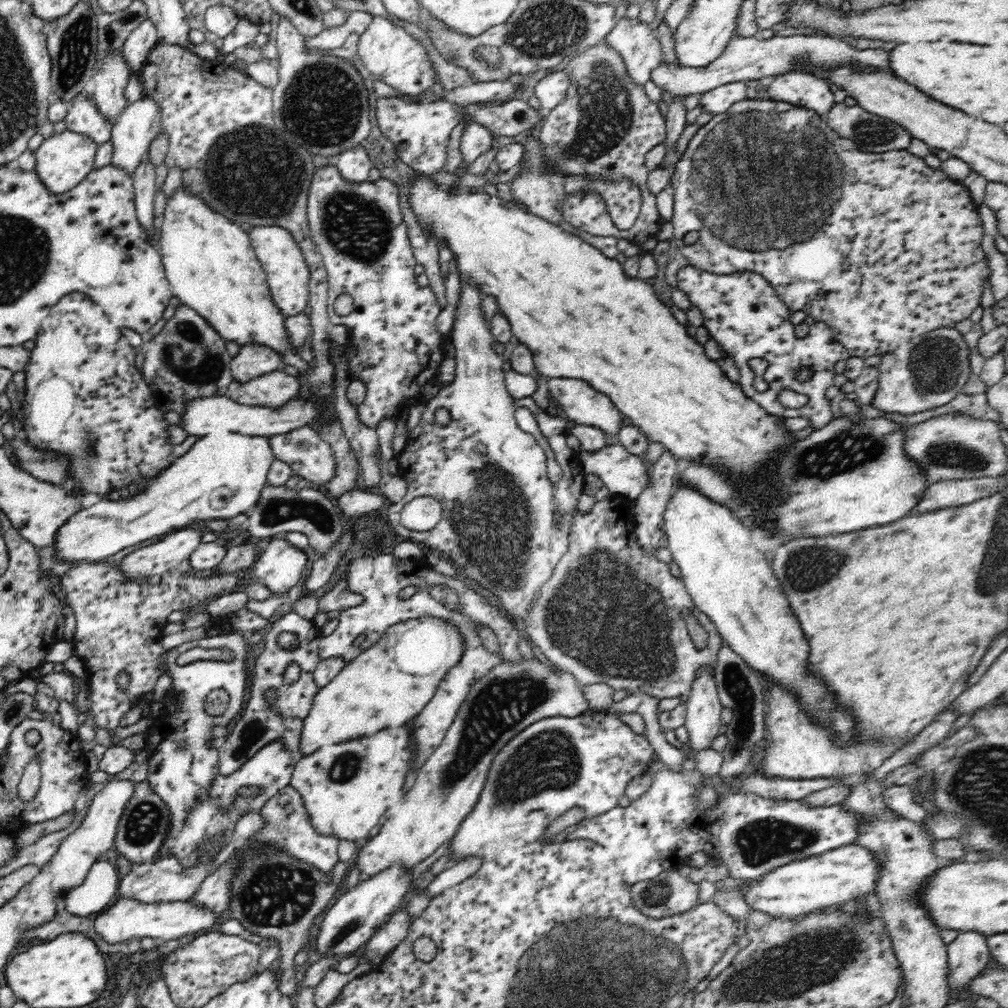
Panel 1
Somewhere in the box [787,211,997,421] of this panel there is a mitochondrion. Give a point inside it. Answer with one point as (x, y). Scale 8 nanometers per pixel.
(936, 366)

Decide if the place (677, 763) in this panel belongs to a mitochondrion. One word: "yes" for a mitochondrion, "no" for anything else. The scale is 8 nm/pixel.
no

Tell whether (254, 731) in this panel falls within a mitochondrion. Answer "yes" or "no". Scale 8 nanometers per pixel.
yes

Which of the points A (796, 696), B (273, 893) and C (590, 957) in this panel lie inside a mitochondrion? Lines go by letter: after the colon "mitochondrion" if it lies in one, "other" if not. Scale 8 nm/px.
A: other
B: mitochondrion
C: mitochondrion

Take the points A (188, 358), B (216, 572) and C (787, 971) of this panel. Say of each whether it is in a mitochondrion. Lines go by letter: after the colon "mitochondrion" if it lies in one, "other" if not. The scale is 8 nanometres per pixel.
A: mitochondrion
B: other
C: mitochondrion

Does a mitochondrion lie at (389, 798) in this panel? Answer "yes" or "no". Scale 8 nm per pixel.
no

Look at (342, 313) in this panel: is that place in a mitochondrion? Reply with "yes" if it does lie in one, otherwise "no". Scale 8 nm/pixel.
no

